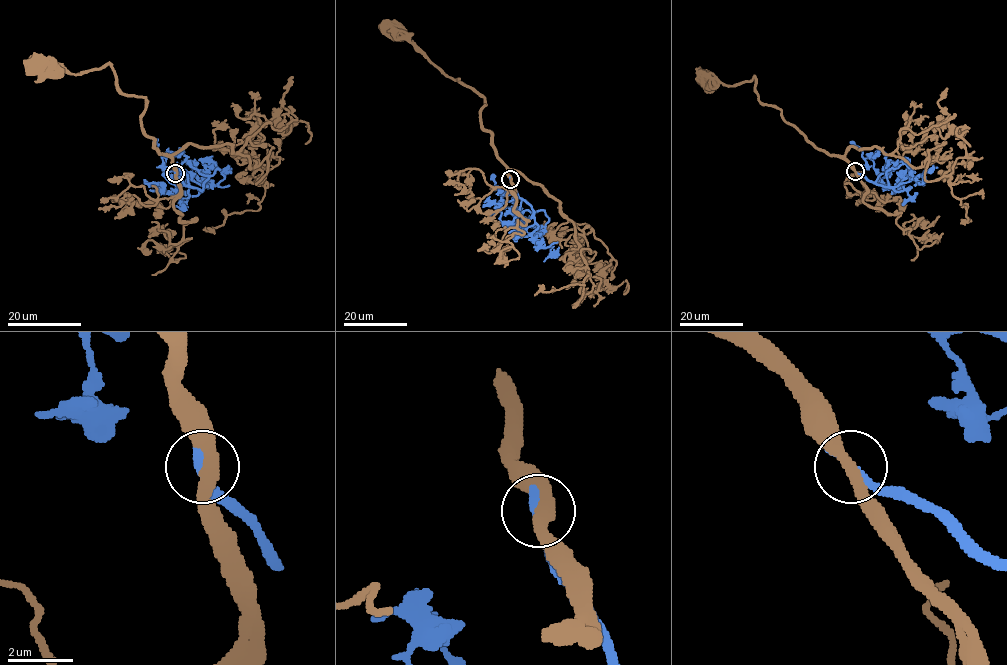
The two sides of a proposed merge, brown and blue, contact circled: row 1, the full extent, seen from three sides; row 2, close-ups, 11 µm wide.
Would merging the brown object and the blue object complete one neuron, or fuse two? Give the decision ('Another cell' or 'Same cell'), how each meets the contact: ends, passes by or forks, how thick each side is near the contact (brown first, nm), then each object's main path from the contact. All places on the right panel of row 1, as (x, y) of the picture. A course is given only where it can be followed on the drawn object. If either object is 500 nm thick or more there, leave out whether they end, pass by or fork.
Same cell. At the ring brown passes by. At the ring blue ends. Thickness 400 nm (brown) against 340 nm. Course of brown: (855, 172), (845, 160), (818, 149), (785, 121), (781, 110), (763, 104), (755, 77), (732, 86), (705, 78). Course of blue: (855, 172), (883, 186), (893, 188), (895, 184), (892, 193), (898, 190), (880, 180), (883, 177)

